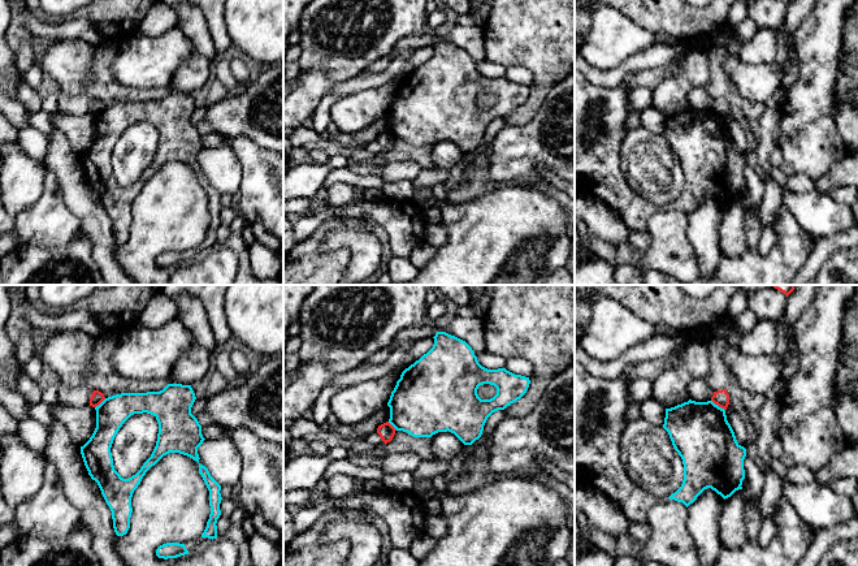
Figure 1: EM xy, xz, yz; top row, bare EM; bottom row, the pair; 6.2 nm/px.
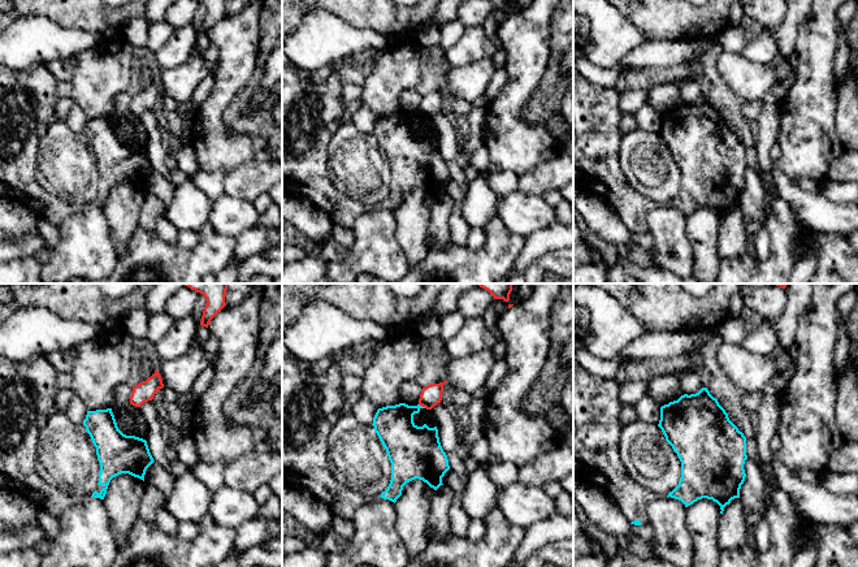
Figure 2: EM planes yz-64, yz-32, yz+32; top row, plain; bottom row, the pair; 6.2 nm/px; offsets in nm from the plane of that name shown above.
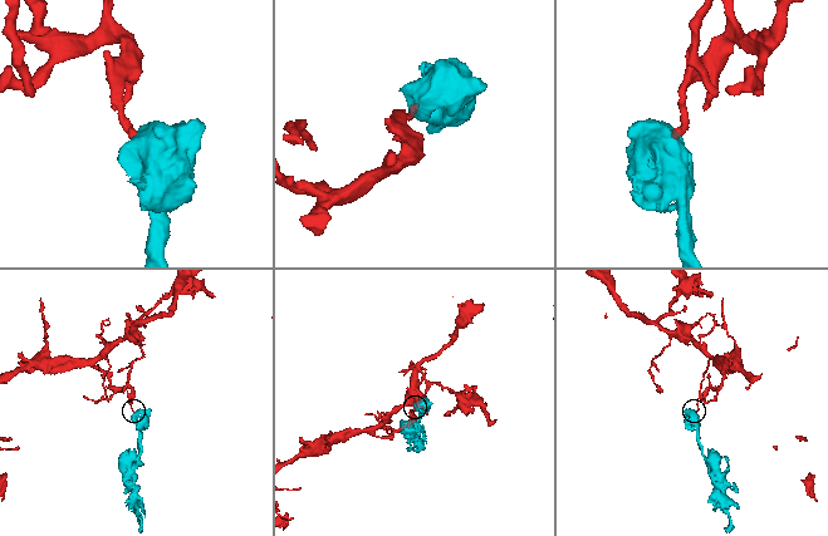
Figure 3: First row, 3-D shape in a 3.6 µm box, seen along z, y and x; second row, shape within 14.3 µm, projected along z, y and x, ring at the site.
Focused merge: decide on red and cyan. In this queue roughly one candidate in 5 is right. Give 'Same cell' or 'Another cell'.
Another cell

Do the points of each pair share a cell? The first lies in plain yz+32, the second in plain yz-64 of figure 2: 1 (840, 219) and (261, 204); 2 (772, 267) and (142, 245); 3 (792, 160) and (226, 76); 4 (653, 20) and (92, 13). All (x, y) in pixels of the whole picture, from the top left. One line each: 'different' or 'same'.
1: different
2: same
3: same
4: same

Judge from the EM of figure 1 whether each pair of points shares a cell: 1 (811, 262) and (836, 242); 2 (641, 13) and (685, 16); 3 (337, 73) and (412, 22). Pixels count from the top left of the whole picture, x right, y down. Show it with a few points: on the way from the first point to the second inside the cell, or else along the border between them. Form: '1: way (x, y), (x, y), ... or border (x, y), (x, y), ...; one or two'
1: way (818, 255), (830, 243); one
2: way (651, 13), (675, 16); one
3: way (355, 60), (363, 60), (394, 31); one

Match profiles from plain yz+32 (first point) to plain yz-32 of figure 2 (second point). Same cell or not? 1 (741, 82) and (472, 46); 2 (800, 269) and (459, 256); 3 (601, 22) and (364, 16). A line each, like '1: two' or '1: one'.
1: two
2: two
3: two

